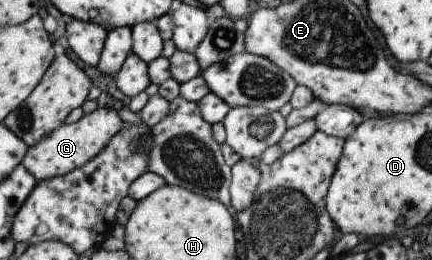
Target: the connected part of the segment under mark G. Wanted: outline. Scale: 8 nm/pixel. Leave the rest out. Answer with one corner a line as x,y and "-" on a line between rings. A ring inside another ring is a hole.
96,108
92,113
82,115
74,123
62,123
60,127
50,131
46,137
42,137
36,145
28,147
22,157
21,165
34,177
35,181
66,175
66,173
82,167
96,153
100,153
102,147
120,131
122,123
117,111

